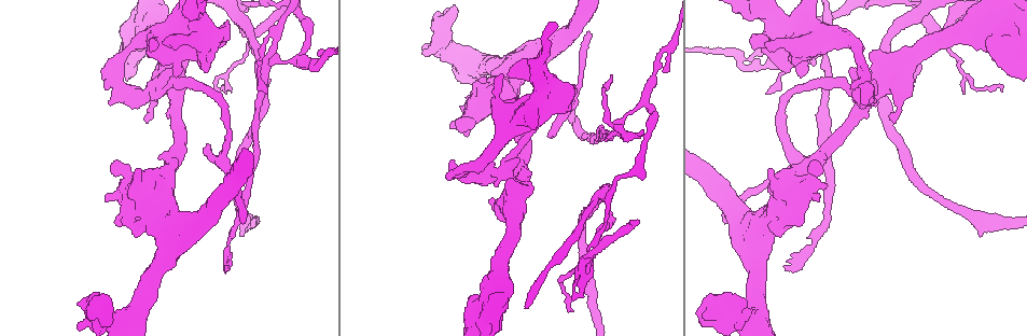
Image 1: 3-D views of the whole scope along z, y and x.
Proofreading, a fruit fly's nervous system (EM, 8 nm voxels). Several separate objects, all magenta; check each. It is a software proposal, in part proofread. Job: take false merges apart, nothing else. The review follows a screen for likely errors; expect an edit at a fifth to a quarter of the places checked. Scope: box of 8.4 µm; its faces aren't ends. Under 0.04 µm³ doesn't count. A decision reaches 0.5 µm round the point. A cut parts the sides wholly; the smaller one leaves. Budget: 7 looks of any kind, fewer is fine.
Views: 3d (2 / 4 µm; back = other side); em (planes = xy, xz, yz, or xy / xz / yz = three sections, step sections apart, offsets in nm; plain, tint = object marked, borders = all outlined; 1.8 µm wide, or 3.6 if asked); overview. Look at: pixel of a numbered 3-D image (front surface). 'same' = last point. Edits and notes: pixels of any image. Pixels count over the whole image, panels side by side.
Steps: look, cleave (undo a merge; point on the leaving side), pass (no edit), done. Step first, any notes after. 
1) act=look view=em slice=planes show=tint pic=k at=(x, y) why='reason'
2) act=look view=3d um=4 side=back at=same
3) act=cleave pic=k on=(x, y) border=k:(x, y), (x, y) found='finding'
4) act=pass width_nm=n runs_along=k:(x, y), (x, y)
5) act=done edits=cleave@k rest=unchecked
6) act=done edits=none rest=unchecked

act=look view=em um=3.6 slice=planes show=tint pic=1 at=(152, 193) why='a fork'

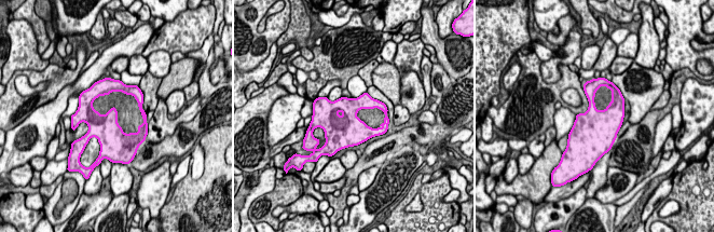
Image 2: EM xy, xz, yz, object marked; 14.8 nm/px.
act=pass found='continuous, no second cell'

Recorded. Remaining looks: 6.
act=look view=3d um=4 pic=1 at=(816, 36) why='calibre changes'

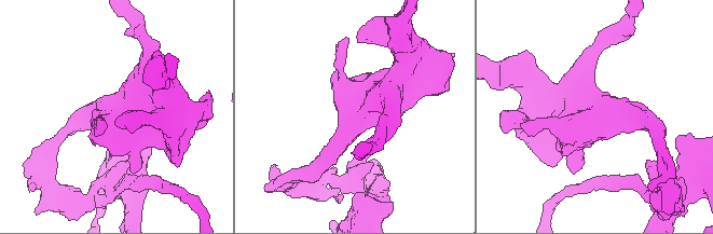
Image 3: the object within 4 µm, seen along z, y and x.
act=look view=em um=3.6 slice=xz step=8 show=tint pic=3 at=(125, 108)

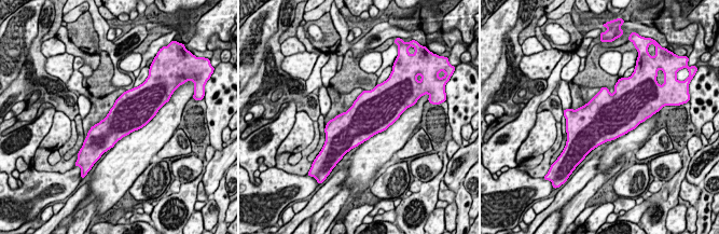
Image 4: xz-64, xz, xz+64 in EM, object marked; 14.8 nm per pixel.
act=pass found='all the same cell'

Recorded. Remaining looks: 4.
act=look view=em um=3.6 slice=planes show=tint pic=1 at=(997, 15) why='arms run side by side'

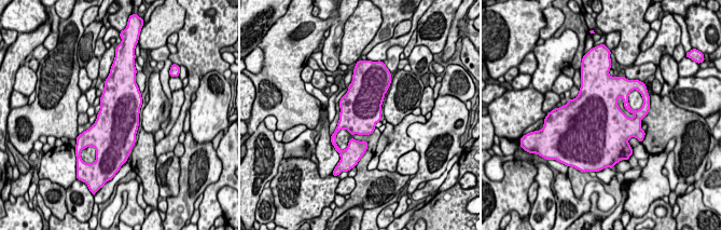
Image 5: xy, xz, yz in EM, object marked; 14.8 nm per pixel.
act=pass found='one cell here'

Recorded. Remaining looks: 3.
act=done edits=none rest=unchecked

